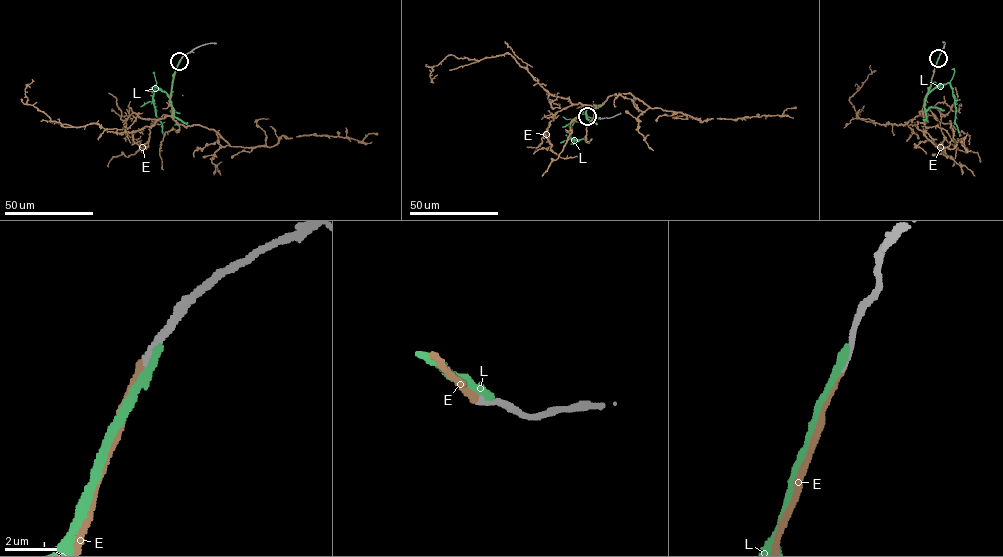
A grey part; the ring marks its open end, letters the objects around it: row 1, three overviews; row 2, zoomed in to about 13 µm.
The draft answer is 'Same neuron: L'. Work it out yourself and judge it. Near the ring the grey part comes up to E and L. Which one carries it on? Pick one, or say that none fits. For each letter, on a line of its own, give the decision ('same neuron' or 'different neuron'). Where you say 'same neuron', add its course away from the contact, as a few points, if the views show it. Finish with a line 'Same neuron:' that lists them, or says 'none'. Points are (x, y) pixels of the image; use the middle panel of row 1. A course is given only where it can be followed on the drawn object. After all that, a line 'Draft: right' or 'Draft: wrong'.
E: same neuron; it runs (587, 116), (585, 105), (601, 105), (609, 96), (628, 93), (651, 108), (703, 122), (782, 114), (796, 107)
L: different neuron
Same neuron: E
Draft: wrong

